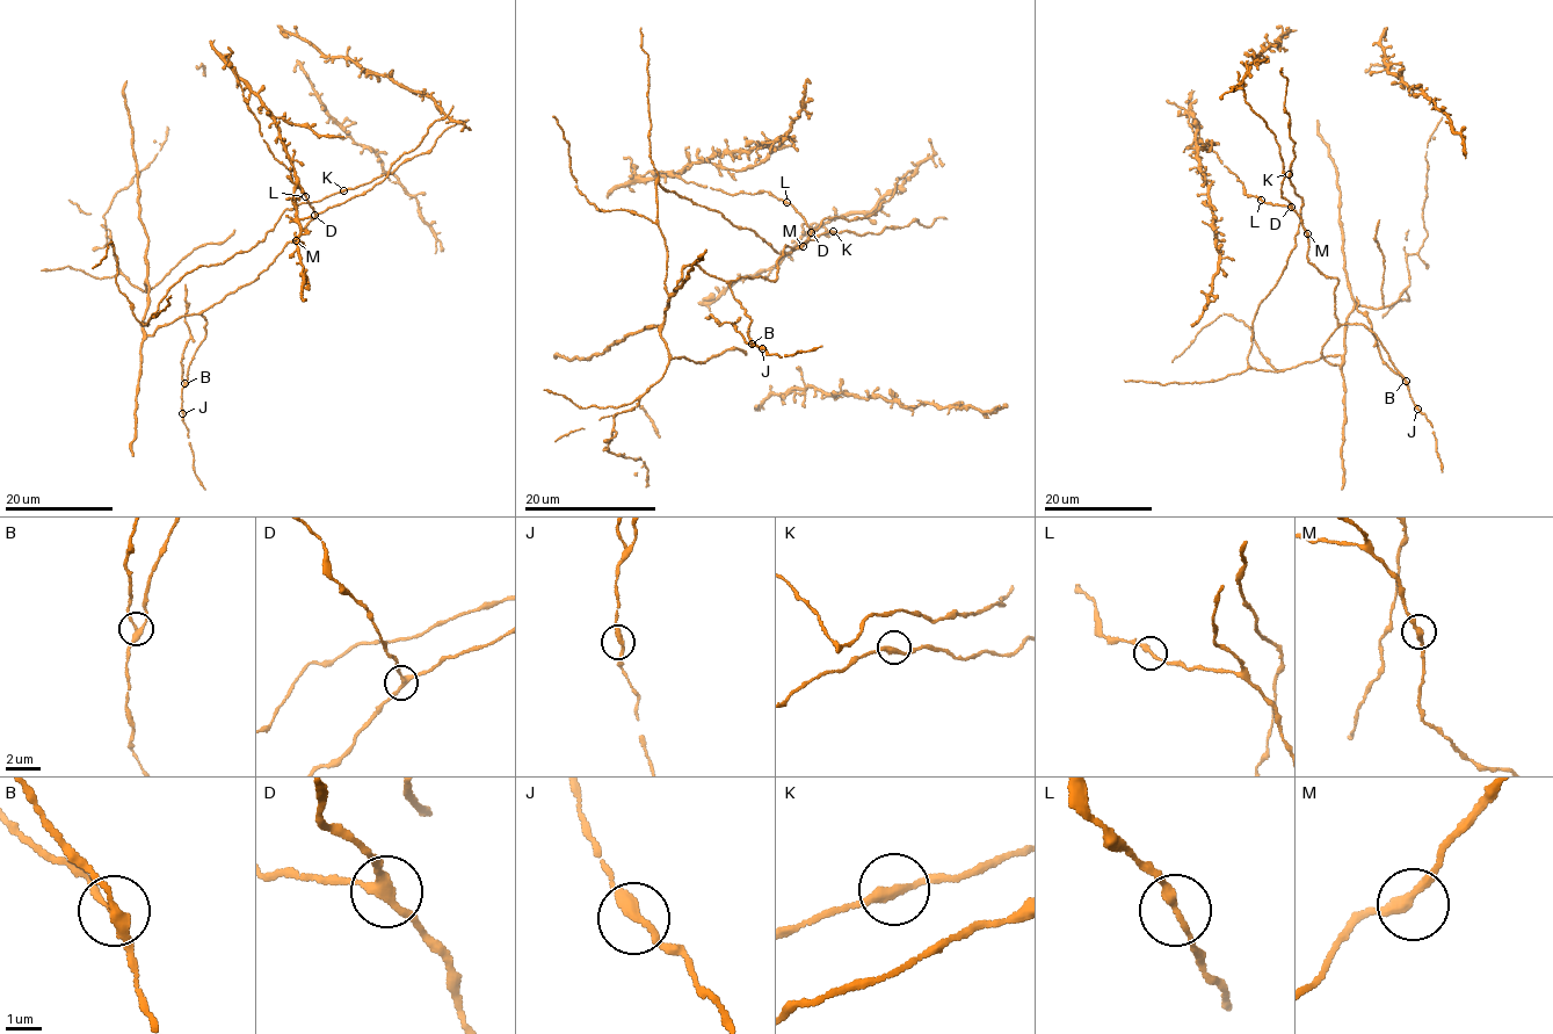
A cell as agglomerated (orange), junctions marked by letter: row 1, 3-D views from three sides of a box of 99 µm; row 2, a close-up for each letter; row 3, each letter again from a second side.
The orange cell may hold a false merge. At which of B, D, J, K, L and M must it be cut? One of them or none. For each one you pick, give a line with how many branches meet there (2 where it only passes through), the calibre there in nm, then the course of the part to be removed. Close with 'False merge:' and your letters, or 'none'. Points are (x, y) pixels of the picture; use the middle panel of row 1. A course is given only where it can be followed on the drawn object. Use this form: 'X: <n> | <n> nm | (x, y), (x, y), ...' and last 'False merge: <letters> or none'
B: 3 | 240 nm | (750, 344), (732, 324), (718, 326), (711, 315), (704, 317)
False merge: B

